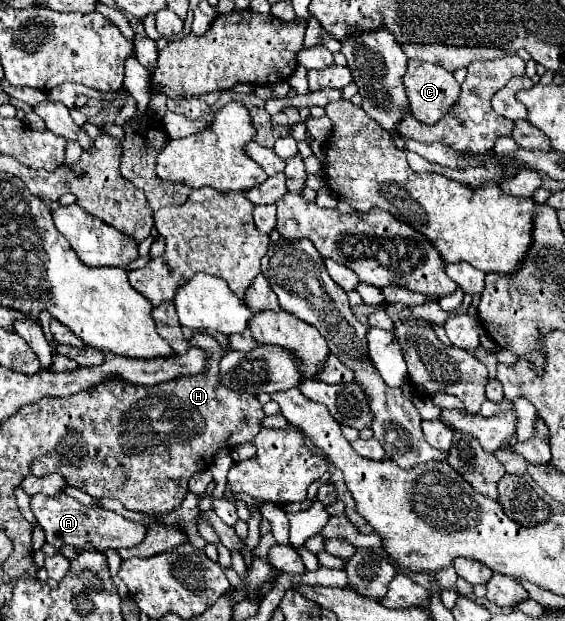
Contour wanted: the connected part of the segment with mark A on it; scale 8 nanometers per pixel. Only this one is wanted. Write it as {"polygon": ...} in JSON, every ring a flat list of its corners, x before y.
{"polygon":[[57,494,57,496,33,496,31,498,31,508,35,504,35,516,39,526,45,532,45,538,53,546,61,544,71,544,75,548,97,548,101,552,105,550,117,550,117,548,133,548,141,544,145,538,147,526,131,522,115,512,109,512,105,508,97,506,85,506,79,500,67,496,67,494]]}

